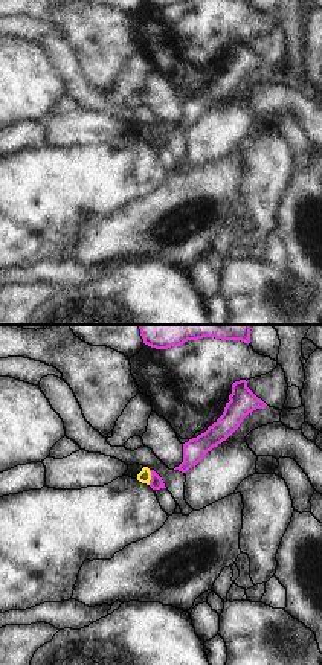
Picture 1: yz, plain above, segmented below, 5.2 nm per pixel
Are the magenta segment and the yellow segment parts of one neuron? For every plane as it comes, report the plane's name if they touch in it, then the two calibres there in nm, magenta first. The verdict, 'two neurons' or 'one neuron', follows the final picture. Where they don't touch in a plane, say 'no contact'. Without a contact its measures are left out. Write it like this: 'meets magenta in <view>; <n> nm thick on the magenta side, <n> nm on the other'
meets magenta in yz; 70 nm thick on the magenta side, 70 nm on the other

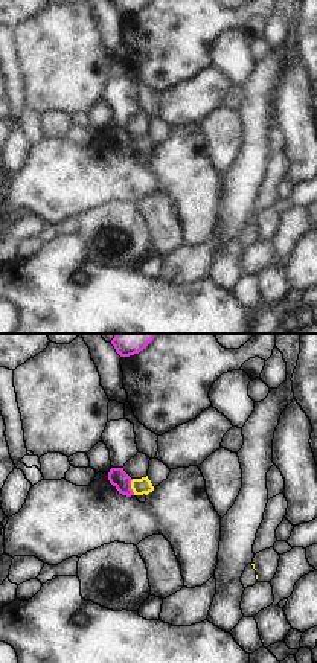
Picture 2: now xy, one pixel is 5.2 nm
meets magenta in xy; 100 nm thick on the magenta side, 90 nm on the other

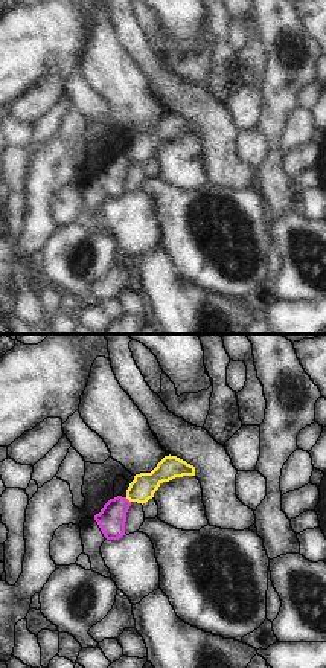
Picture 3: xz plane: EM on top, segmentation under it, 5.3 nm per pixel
meets magenta in xz; 150 nm thick on the magenta side, 140 nm on the other

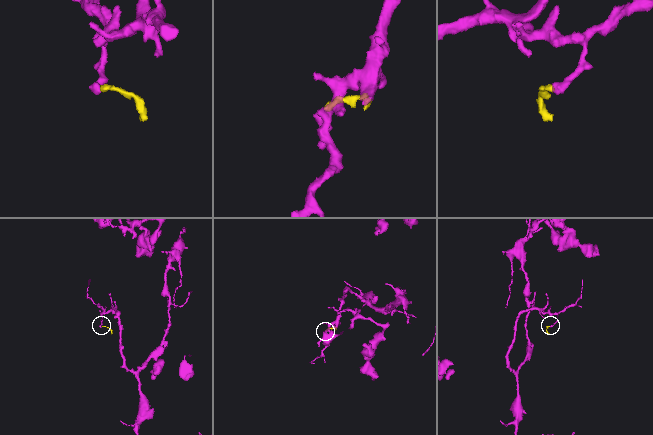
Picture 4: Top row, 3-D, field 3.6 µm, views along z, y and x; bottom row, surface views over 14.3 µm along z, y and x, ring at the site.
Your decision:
two neurons

